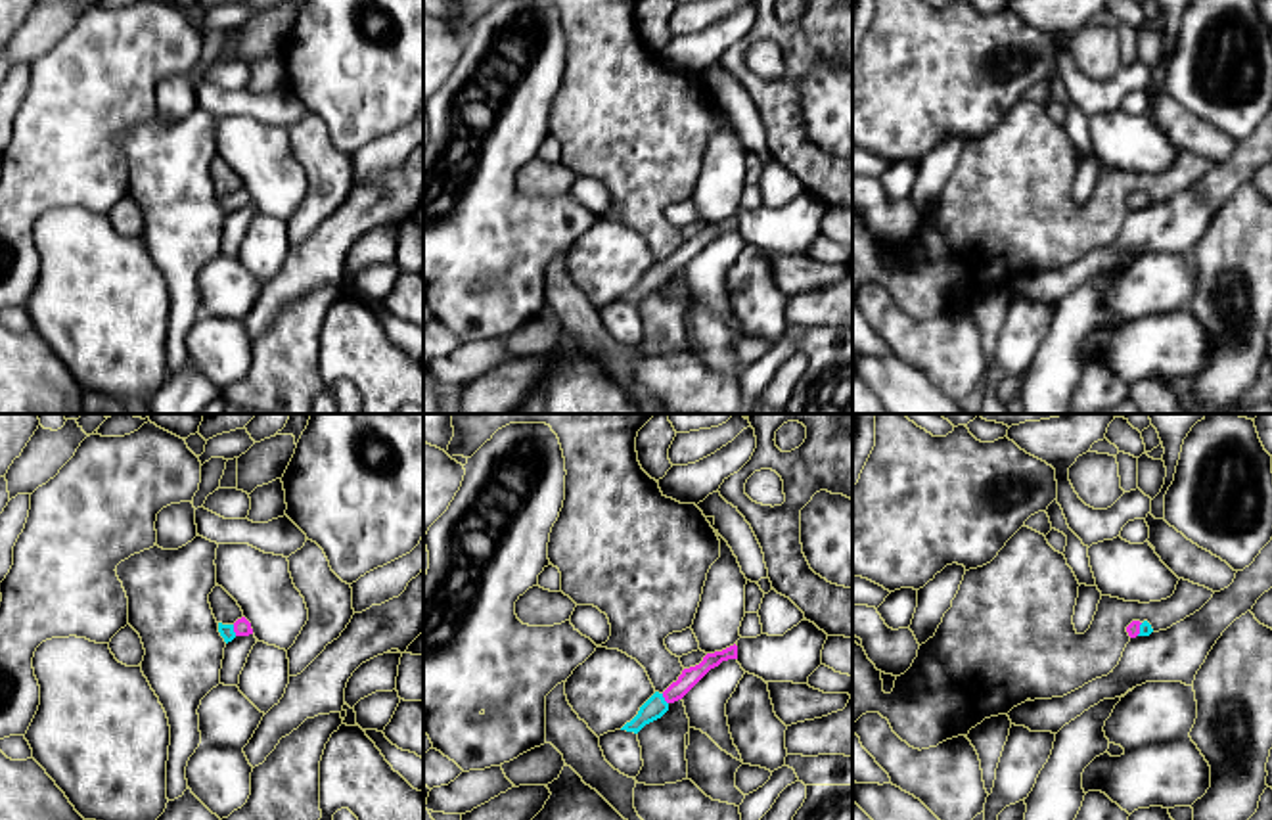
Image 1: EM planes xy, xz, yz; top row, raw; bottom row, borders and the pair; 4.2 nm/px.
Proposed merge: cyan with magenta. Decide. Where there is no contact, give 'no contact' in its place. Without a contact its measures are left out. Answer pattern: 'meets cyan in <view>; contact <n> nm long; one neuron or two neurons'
meets cyan in xy; contact 50 nm long; one neuron

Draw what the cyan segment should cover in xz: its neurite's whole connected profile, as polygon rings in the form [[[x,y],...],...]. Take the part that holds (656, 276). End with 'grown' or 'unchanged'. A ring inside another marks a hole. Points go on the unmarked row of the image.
[[[736,215],[722,222],[707,224],[699,236],[684,239],[676,253],[663,264],[655,262],[621,301],[638,305],[646,295],[661,289],[669,282],[669,276],[682,270],[711,239],[728,230],[738,230]]]; grown

